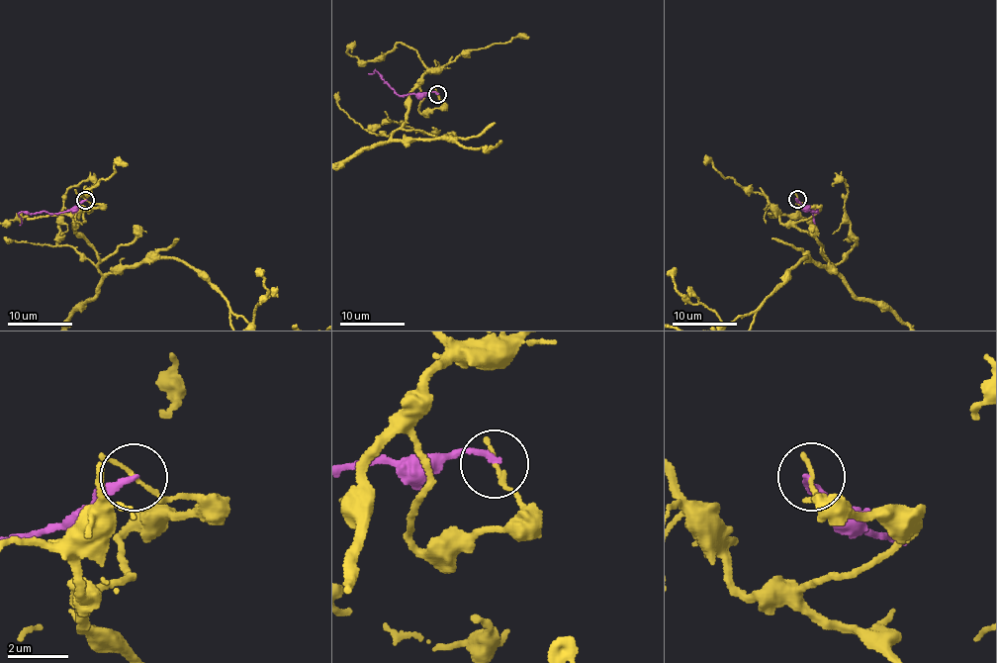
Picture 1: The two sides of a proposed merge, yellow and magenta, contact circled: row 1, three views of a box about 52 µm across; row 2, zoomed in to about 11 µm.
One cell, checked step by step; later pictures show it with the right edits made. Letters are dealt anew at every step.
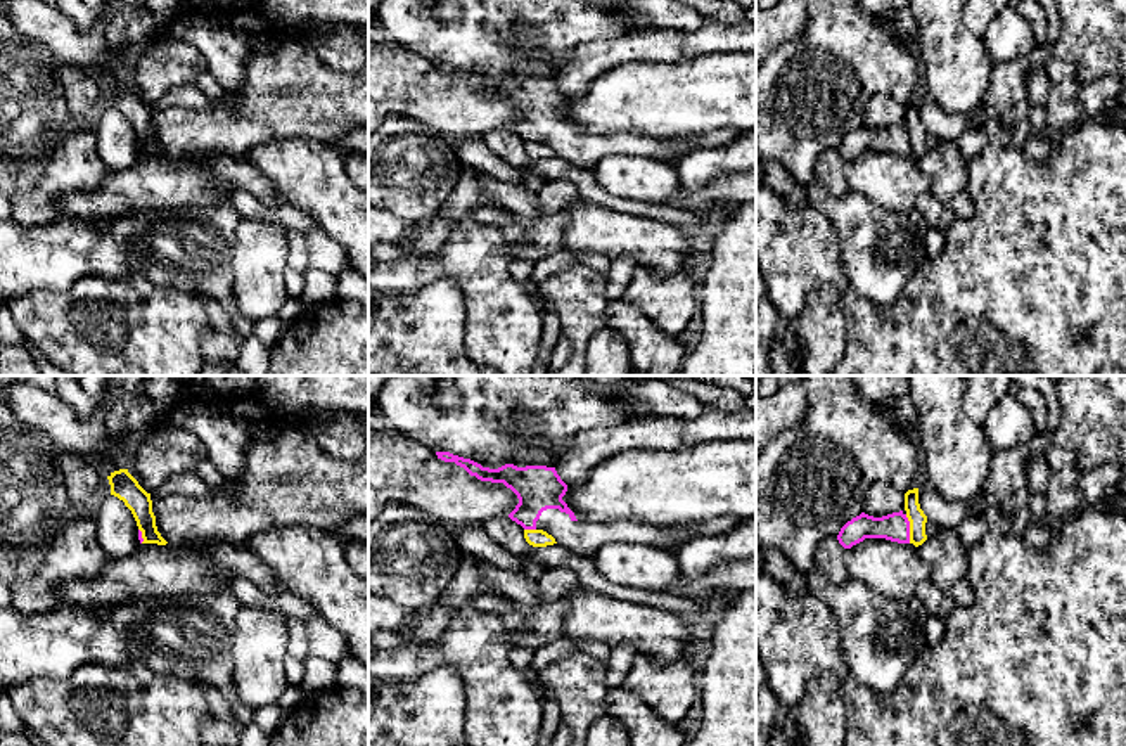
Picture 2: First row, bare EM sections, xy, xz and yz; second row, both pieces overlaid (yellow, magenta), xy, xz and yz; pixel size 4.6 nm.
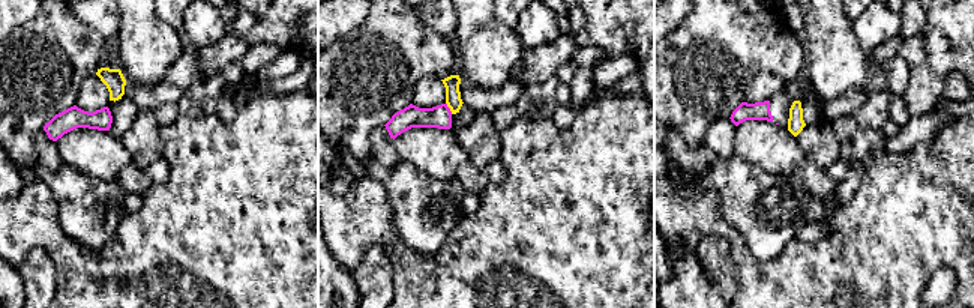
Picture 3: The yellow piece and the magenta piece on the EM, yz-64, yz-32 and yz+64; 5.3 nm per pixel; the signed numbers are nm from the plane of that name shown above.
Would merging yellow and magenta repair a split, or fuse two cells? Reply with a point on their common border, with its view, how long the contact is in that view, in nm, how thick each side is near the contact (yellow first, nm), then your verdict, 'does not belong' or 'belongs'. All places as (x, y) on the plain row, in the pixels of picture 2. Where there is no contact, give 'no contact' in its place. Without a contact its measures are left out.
yz (910, 141) | 140 nm | 80/130 nm | does not belong

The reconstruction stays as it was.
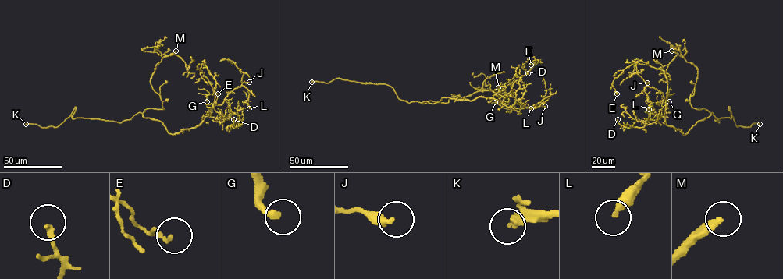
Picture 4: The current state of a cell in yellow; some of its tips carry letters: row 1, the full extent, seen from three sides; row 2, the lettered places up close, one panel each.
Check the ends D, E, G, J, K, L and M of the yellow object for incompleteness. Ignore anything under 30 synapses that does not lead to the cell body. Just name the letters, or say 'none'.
K, M

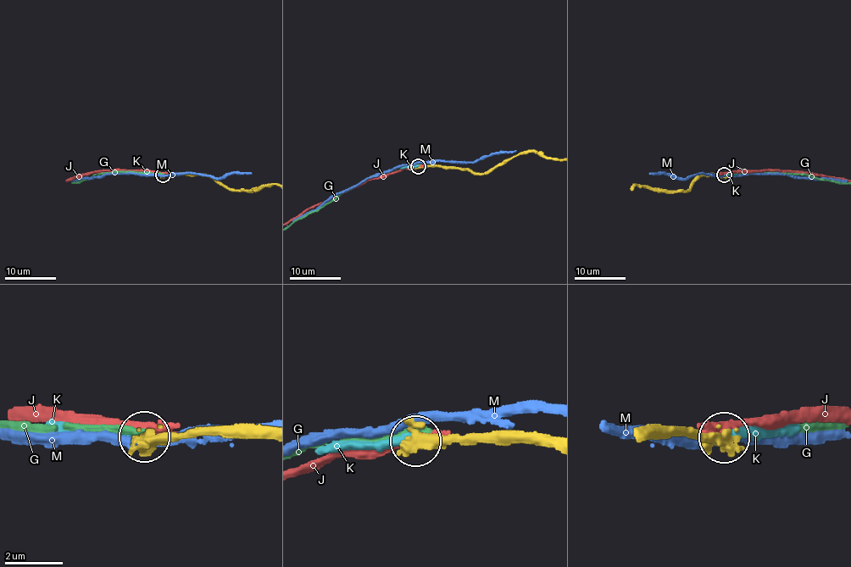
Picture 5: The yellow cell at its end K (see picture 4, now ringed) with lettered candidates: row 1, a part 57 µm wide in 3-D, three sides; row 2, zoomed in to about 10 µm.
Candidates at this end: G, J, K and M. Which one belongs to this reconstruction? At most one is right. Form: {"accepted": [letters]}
{"accepted": []}

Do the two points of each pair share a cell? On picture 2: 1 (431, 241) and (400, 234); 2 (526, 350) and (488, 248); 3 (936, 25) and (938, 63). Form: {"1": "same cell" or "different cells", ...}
{"1": "same cell", "2": "same cell", "3": "same cell"}

